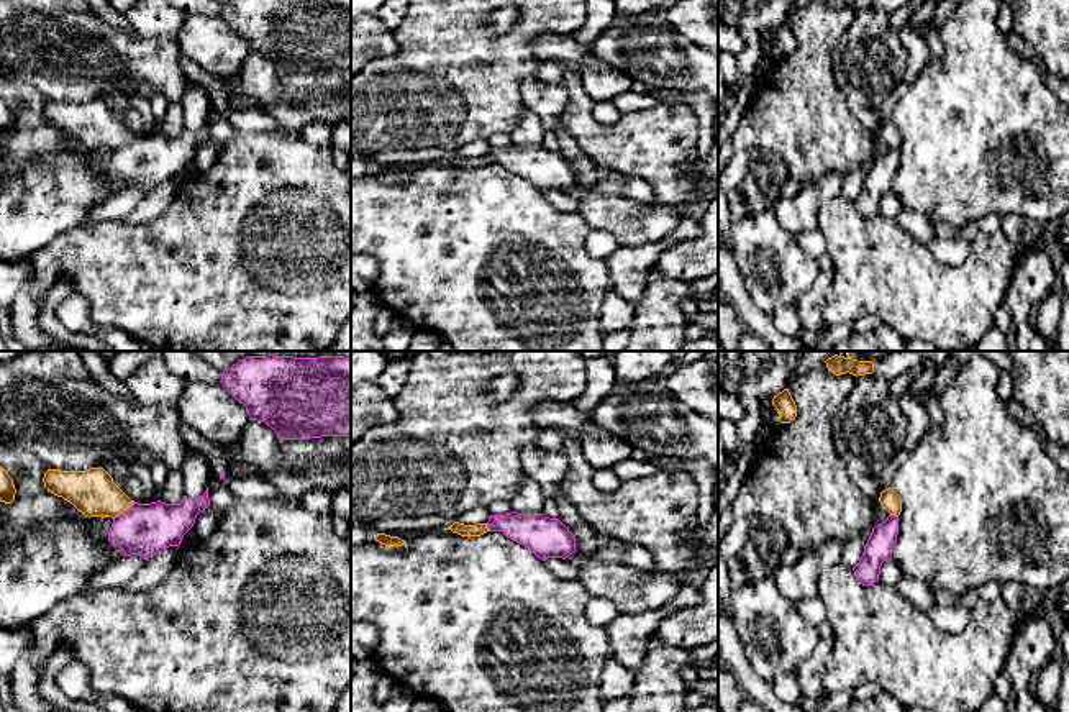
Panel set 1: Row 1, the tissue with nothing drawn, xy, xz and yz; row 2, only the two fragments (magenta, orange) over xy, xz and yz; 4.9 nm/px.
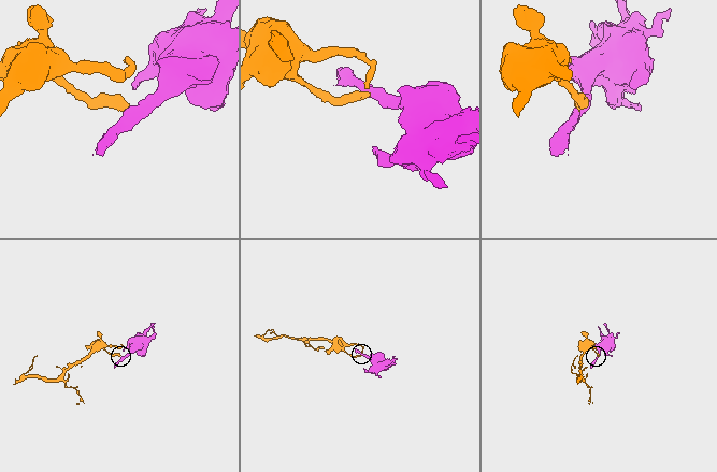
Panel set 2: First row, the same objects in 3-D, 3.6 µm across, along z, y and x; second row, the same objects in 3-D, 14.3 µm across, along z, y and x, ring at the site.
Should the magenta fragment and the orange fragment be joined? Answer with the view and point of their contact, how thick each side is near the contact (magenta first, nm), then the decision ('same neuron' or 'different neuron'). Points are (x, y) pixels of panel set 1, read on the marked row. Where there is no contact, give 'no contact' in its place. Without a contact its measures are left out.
xy (125, 511) | 260/220 nm | different neuron

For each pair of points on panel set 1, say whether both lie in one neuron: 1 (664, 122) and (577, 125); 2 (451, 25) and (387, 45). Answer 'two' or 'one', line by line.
1: one
2: two

